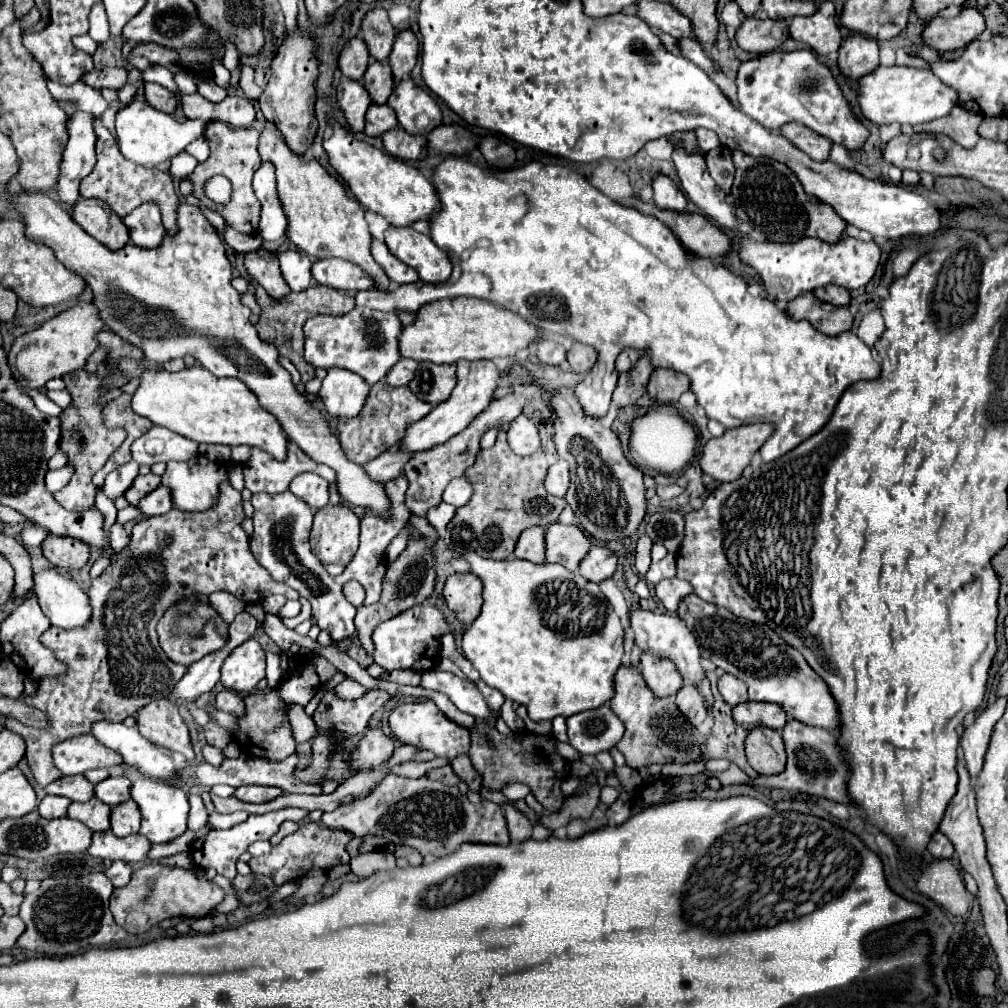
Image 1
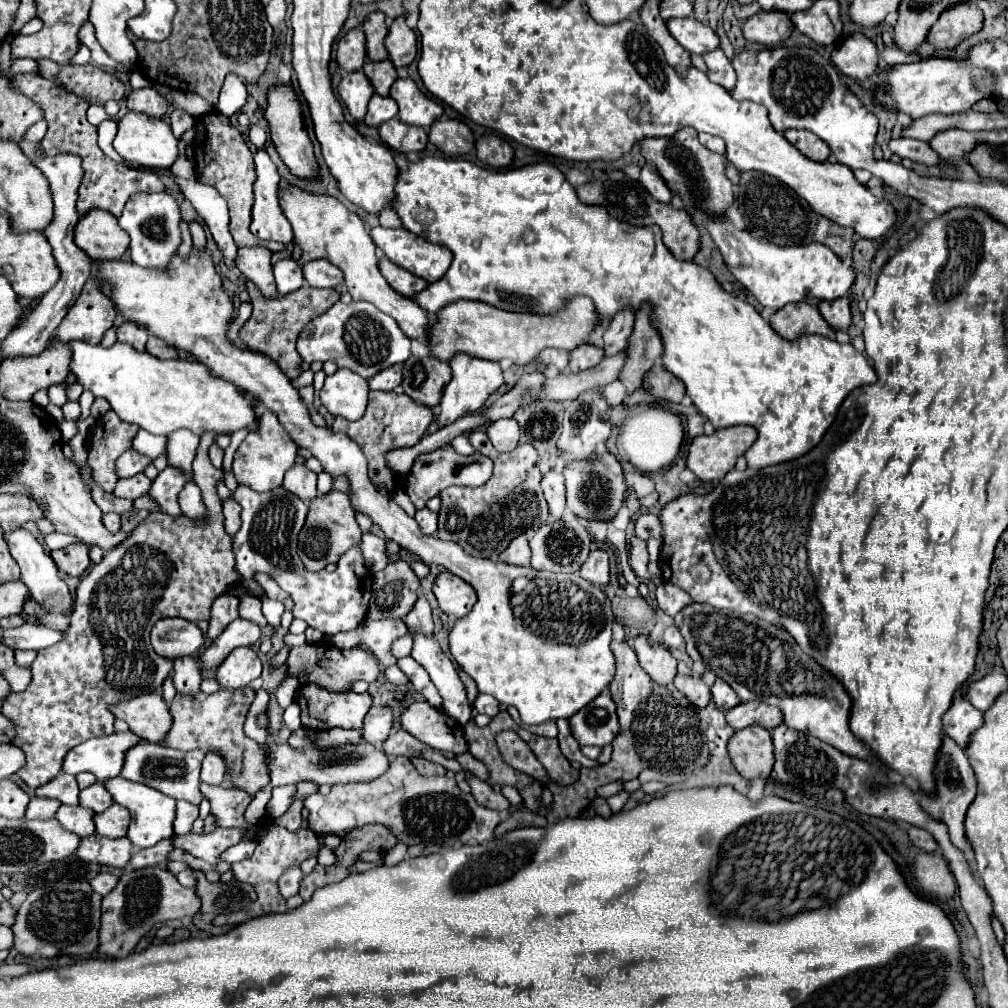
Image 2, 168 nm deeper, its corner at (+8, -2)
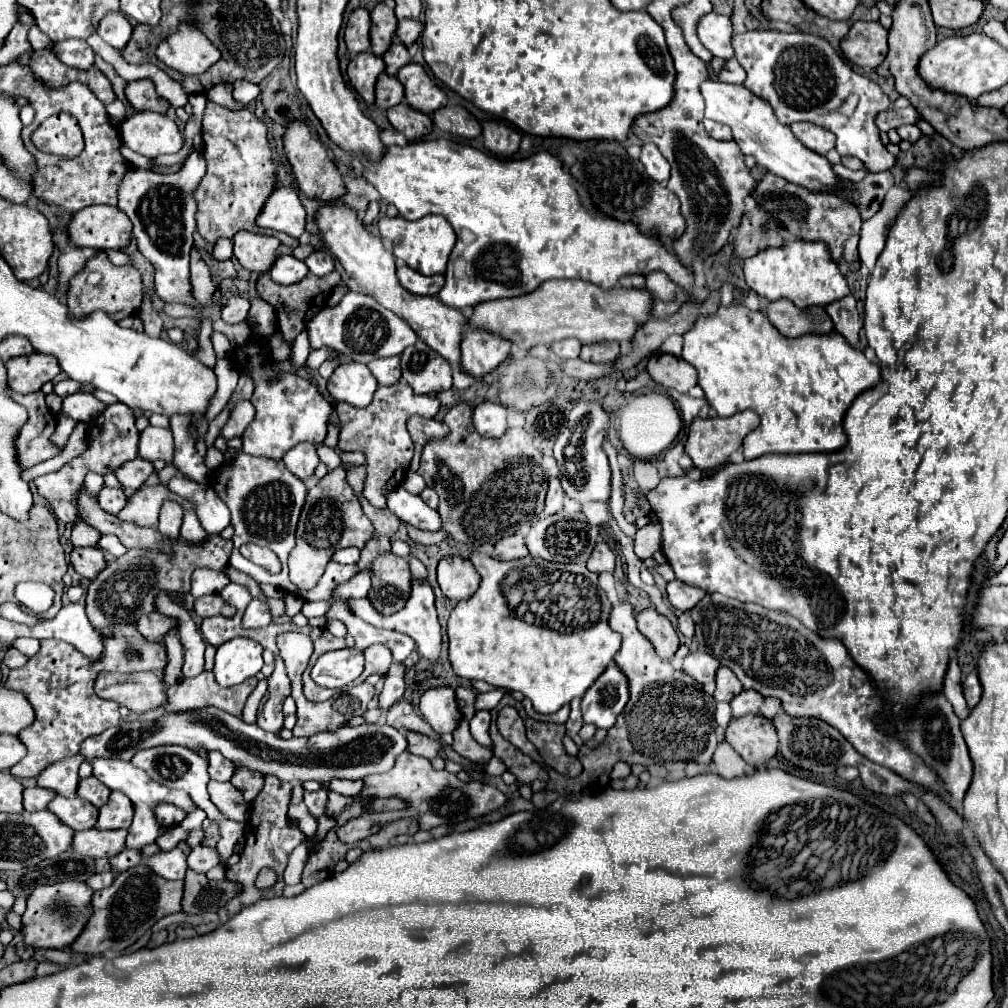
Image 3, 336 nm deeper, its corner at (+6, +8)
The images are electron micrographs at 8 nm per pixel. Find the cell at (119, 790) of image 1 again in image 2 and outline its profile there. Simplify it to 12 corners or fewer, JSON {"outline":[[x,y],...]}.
{"outline":[[100,782],[80,792],[80,806],[104,812],[114,804]]}

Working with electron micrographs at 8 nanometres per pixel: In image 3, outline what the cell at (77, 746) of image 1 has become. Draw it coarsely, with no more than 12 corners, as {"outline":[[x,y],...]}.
{"outline":[[218,708],[122,722],[86,760],[142,748],[220,750],[284,782],[360,780],[394,768],[404,732],[340,726],[280,738]]}

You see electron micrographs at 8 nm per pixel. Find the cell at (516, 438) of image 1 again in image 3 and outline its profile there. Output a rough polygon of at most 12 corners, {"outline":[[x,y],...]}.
{"outline":[[482,402],[472,414],[476,430],[498,438],[508,430],[508,408]]}

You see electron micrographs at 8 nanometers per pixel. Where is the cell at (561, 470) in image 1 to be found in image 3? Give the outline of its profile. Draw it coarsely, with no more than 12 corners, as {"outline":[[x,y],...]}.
{"outline":[[558,476],[550,478],[546,514],[562,510],[564,490]]}

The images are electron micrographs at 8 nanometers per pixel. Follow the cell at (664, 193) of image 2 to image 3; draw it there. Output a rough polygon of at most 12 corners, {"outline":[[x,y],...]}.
{"outline":[[644,144],[640,162],[660,184],[670,178],[670,164],[654,144]]}

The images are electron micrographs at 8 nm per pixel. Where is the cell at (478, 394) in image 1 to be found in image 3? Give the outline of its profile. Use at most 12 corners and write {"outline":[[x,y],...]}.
{"outline":[[468,330],[462,374],[482,380],[510,354],[510,342]]}

